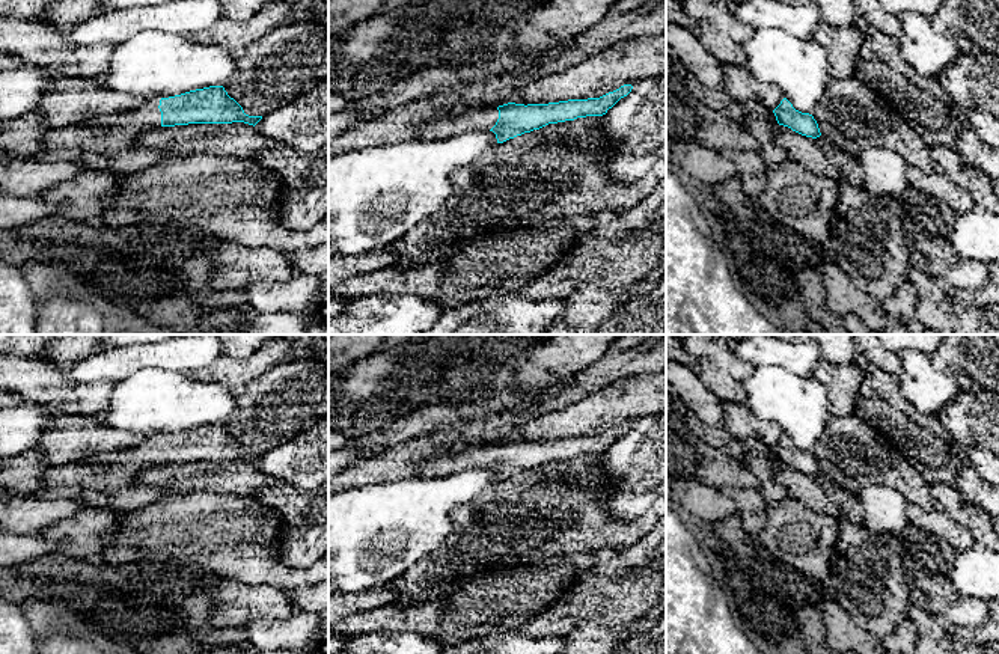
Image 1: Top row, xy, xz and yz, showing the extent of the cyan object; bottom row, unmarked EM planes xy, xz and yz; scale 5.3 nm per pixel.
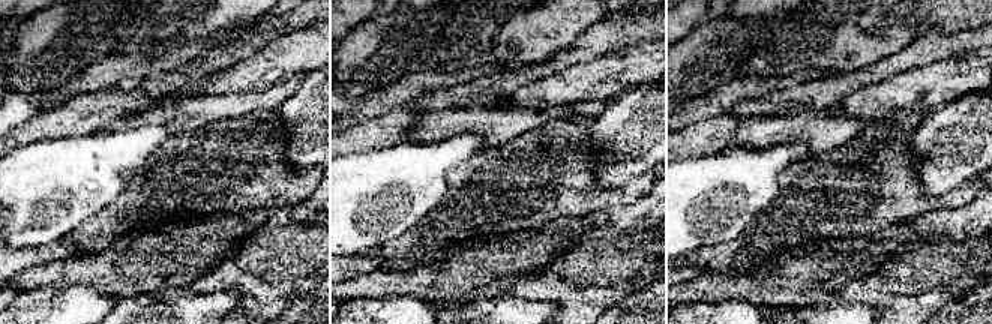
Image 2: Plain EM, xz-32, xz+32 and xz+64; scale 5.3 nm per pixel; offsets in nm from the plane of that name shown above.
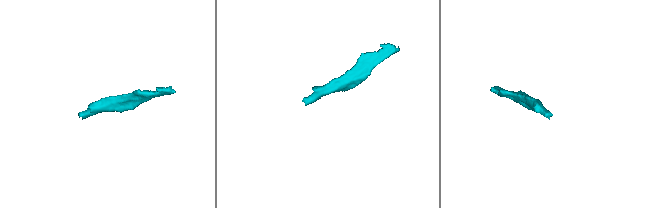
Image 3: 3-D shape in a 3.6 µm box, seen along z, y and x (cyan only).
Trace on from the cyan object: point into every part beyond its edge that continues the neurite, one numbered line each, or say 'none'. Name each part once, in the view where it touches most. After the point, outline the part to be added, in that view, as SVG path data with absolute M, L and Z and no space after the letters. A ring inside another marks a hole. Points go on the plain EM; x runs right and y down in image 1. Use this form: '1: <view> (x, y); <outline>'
1: xy (146, 454); M148 437L142 443L133 448L127 448L118 452L101 452L84 461L102 463L115 466L127 466L137 470L161 464L161 449L158 446L160 437Z

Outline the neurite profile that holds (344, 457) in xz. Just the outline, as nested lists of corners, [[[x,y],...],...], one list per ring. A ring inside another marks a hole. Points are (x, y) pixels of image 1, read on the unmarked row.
[[[348,439],[344,446],[328,451],[328,478],[339,475],[363,458],[359,439]]]

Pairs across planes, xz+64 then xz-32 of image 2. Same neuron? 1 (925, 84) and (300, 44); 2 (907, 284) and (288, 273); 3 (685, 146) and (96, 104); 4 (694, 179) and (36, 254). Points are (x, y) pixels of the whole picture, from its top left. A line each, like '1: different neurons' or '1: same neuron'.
1: same neuron
2: same neuron
3: same neuron
4: different neurons

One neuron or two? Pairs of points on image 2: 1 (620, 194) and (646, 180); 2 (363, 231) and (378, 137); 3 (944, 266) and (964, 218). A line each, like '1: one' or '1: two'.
1: one
2: two
3: two

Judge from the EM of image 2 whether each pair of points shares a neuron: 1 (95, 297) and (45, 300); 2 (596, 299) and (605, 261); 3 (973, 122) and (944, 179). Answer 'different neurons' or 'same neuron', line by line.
1: same neuron
2: same neuron
3: same neuron

